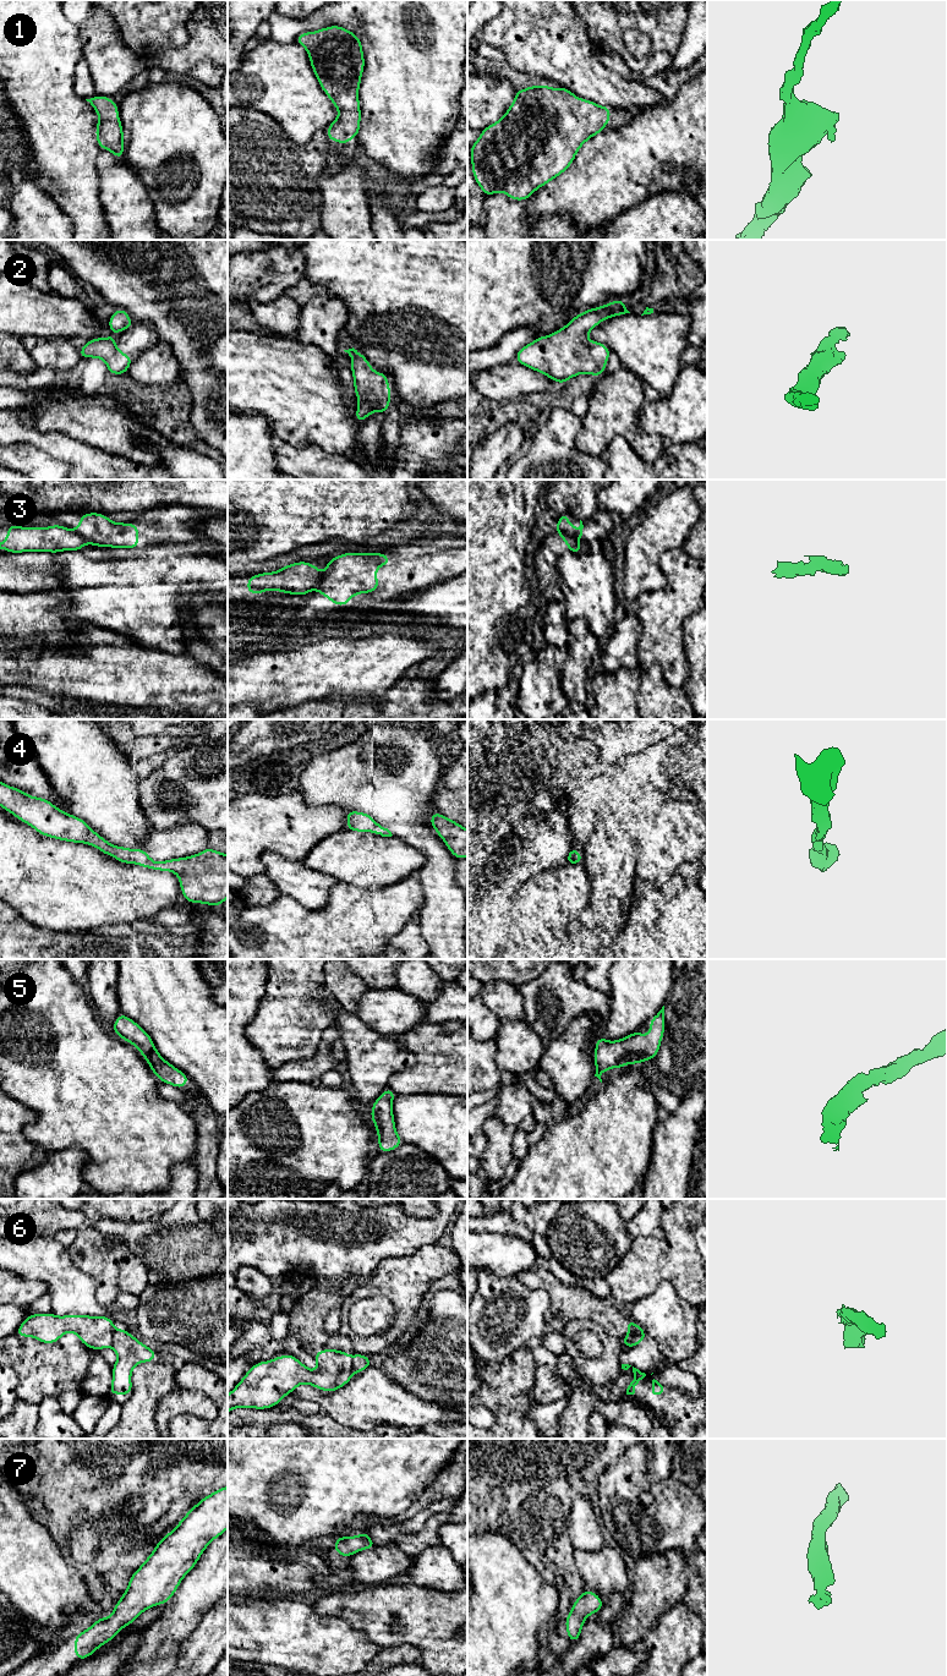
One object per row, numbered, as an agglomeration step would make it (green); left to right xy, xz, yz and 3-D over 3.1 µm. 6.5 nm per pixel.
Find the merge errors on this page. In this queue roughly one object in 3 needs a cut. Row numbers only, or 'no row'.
3, 6

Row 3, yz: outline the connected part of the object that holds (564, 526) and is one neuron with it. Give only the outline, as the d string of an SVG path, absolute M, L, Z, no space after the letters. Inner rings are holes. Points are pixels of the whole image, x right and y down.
M569 513L559 515L558 525L553 531L558 532L558 533L564 533L564 535L571 536L571 537L579 540L582 536L582 528L584 528L582 521L580 520L580 526L577 530L575 530L574 526L568 521L569 516L570 516Z

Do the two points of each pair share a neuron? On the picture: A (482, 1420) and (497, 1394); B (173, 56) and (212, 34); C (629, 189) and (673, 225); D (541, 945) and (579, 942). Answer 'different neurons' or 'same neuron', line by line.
A: different neurons
B: same neuron
C: different neurons
D: same neuron

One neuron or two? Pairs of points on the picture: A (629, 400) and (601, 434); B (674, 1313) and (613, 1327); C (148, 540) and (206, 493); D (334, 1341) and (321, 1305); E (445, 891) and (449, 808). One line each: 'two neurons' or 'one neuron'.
A: one neuron
B: two neurons
C: two neurons
D: one neuron
E: two neurons

